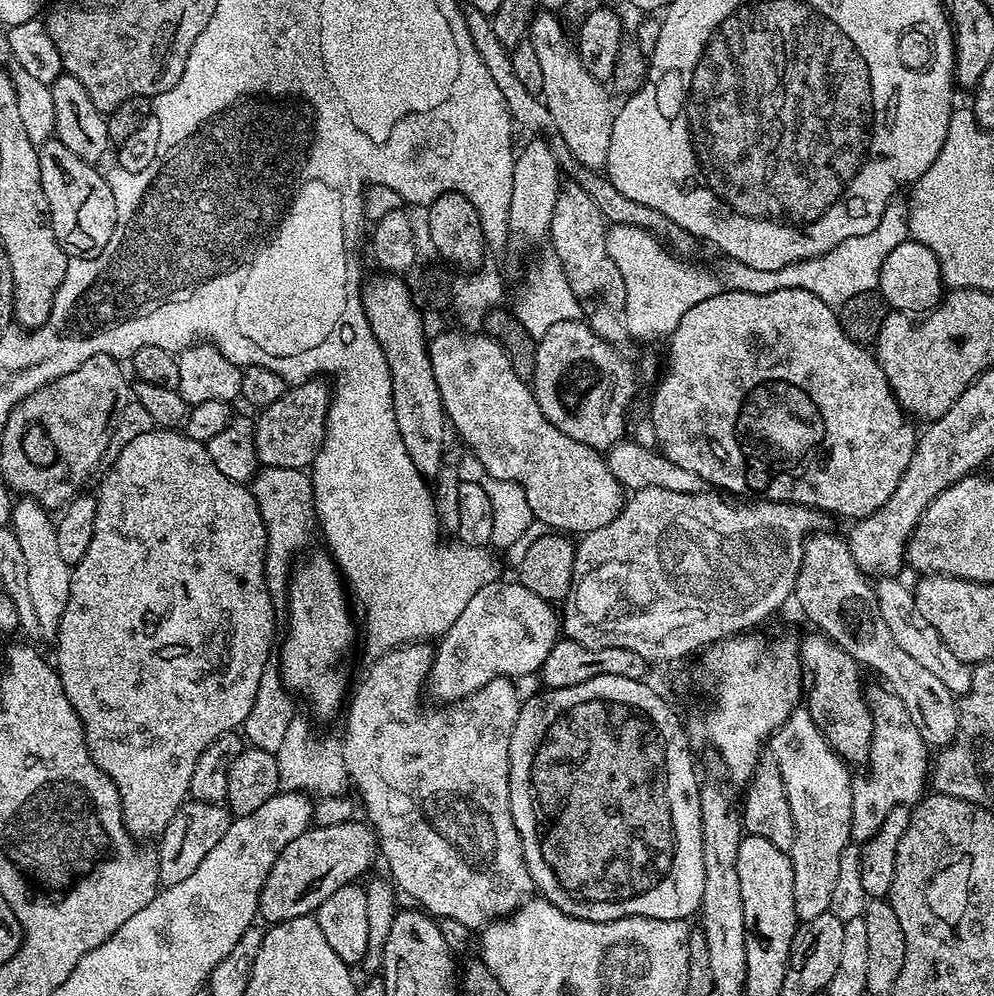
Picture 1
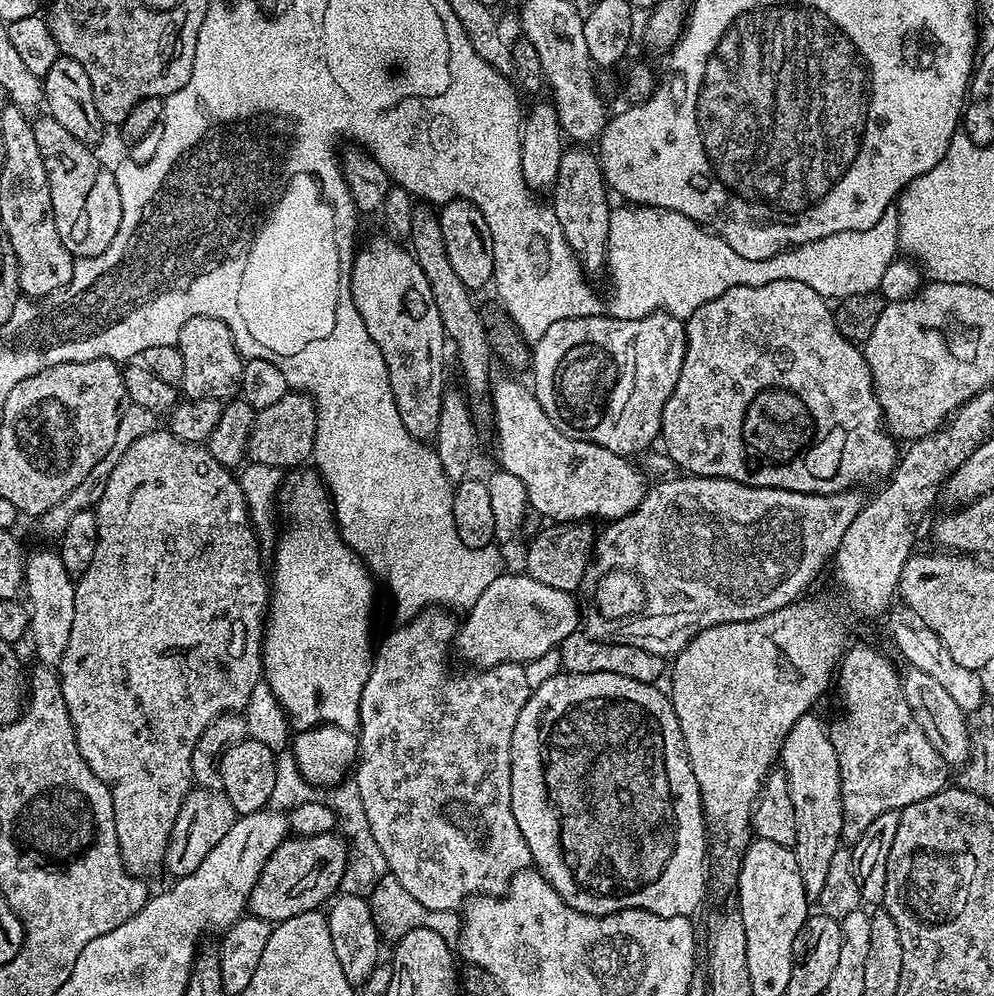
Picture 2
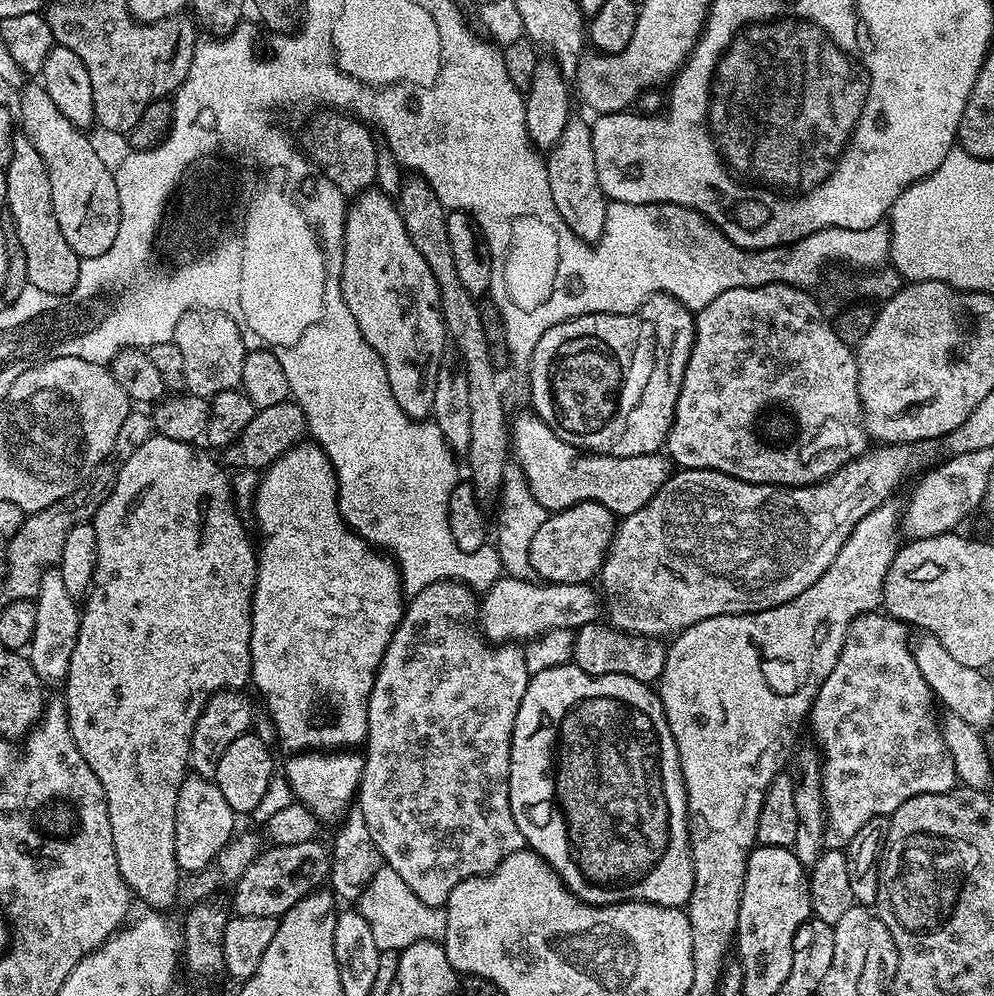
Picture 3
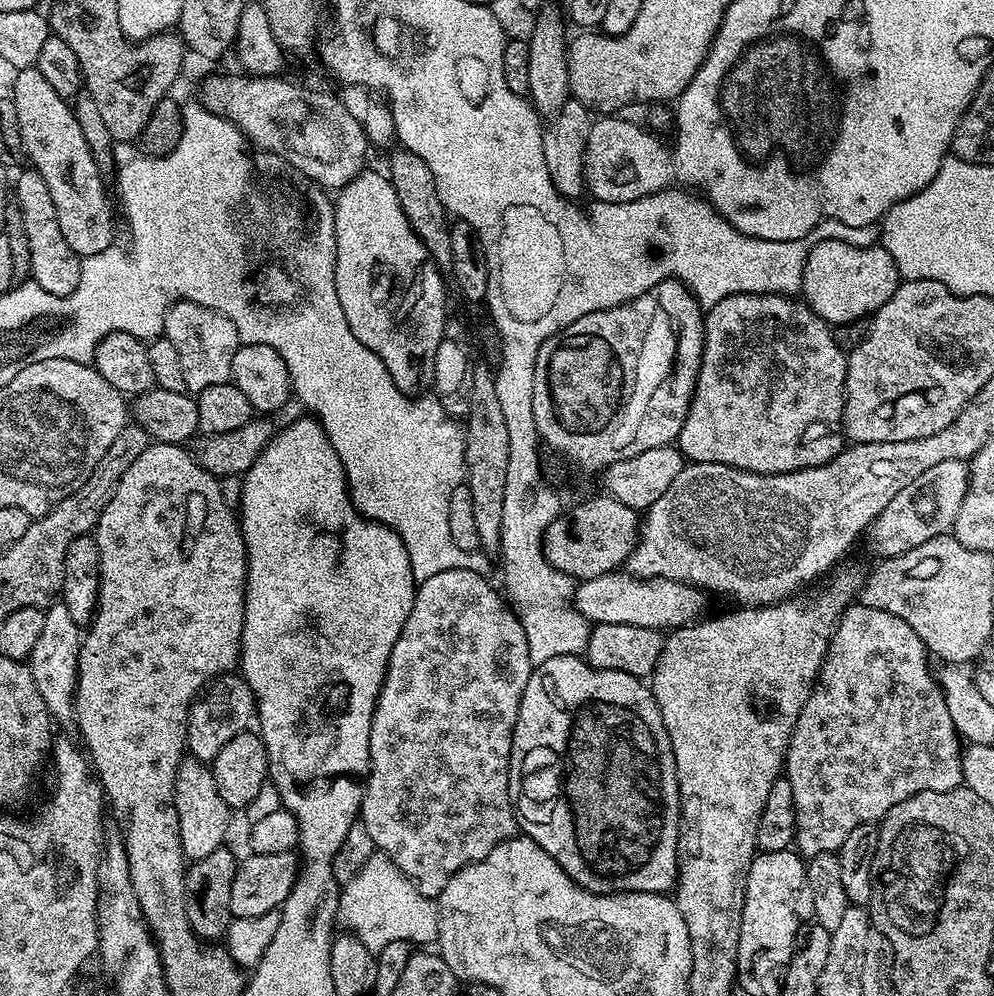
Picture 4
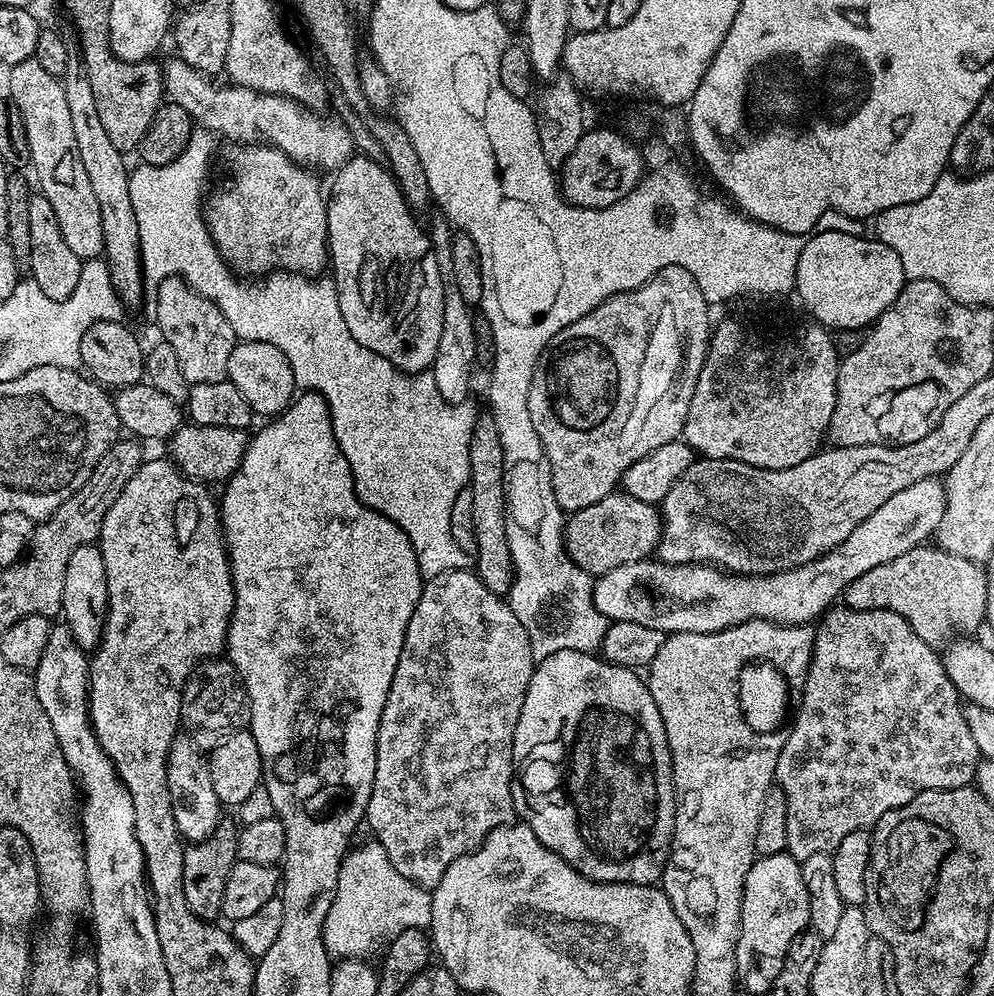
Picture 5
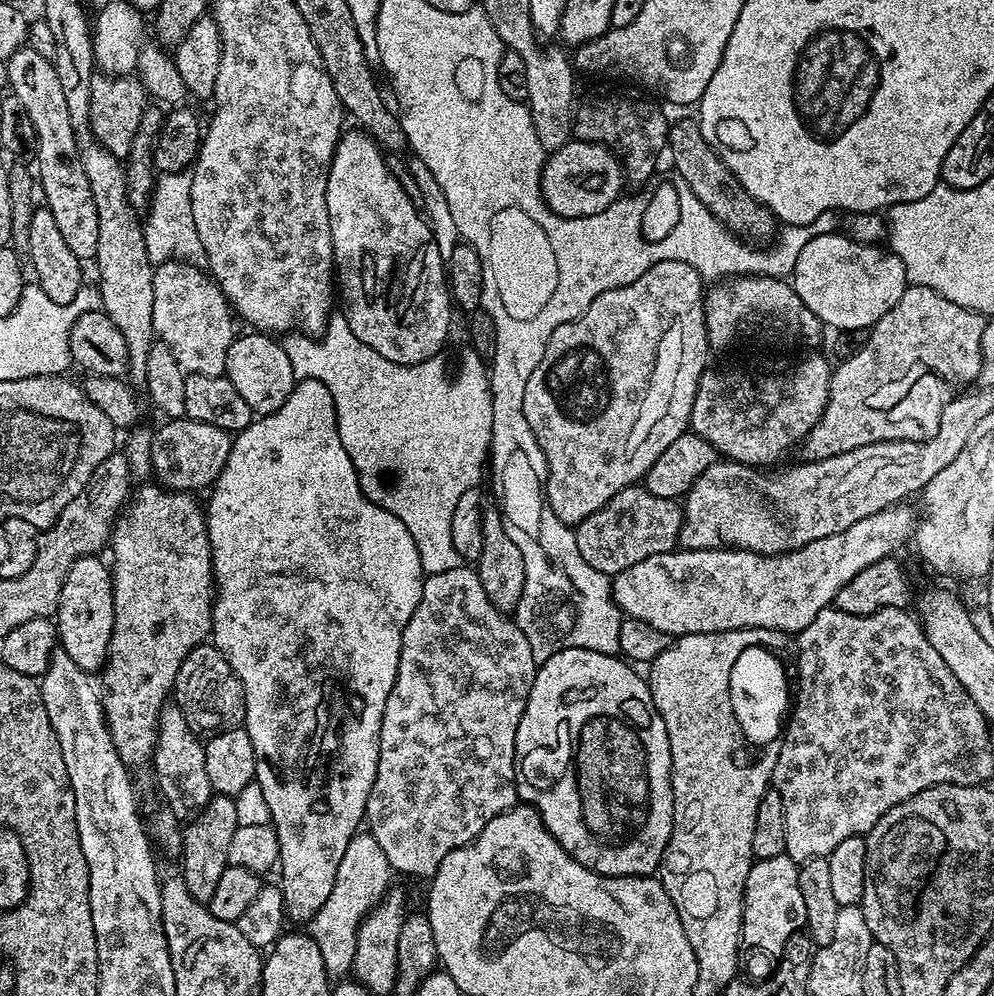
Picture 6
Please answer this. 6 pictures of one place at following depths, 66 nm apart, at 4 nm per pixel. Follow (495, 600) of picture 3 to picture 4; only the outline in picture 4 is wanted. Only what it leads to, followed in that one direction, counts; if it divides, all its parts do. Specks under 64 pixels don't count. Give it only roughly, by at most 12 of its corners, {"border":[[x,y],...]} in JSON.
{"border":[[627,570],[579,581],[592,624],[675,630],[705,615],[696,585]]}

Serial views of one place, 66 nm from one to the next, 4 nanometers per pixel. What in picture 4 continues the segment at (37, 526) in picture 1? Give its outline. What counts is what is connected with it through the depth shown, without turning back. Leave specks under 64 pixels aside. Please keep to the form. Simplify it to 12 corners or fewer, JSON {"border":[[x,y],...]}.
{"border":[[44,609],[26,663],[56,722],[74,716],[81,625]]}

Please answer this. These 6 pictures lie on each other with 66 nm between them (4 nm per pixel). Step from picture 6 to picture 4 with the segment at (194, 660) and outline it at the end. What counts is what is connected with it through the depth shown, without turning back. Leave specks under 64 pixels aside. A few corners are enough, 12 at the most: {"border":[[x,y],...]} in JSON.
{"border":[[239,674],[216,677],[188,711],[187,751],[211,762],[249,731],[256,696]]}

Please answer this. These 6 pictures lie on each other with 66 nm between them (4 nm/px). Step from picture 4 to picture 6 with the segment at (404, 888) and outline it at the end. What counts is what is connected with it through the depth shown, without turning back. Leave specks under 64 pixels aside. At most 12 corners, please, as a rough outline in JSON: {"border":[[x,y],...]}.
{"border":[[370,834],[347,846],[308,922],[329,979],[352,969],[356,931],[393,870]]}

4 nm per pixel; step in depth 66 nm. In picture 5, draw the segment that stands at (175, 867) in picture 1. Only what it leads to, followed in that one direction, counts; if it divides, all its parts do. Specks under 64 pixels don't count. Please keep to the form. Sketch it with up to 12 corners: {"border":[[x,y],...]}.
{"border":[[186,734],[166,758],[181,837],[214,834],[222,805],[208,756]]}

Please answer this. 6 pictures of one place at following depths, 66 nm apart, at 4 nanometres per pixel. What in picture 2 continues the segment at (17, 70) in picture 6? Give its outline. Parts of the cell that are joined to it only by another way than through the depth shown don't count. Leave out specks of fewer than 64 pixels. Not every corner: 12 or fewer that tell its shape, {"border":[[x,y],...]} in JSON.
{"border":[[52,116],[33,123],[73,258],[118,234],[115,171]]}

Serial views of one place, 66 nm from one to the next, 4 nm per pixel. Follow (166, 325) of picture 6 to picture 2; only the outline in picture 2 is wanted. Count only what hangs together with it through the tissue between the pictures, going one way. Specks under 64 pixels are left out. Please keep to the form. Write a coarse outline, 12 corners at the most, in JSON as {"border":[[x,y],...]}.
{"border":[[195,316],[178,347],[189,400],[229,401],[244,360],[218,318]]}

